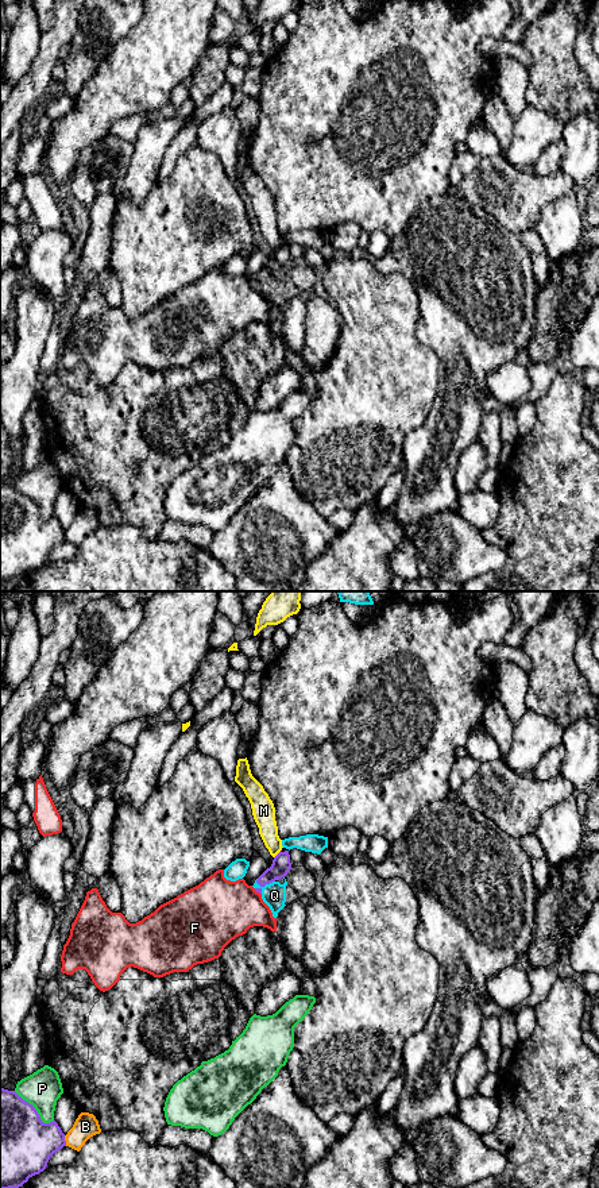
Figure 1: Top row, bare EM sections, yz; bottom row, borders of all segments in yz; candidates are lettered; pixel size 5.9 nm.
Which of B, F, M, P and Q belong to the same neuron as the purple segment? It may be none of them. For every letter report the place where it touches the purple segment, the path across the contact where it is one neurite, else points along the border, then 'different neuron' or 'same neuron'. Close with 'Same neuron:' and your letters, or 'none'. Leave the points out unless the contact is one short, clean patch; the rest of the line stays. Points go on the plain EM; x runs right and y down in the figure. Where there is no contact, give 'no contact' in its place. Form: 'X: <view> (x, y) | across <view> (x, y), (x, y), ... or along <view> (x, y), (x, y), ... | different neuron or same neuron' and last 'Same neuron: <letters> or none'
B: yz (65, 536) | along yz (64, 531), (66, 540) | different neuron
F: yz (258, 286) | different neuron
M: yz (277, 250) | along yz (279, 246), (274, 253) | different neuron
P: yz (35, 505) | different neuron
Q: yz (265, 280) | different neuron
Same neuron: none

